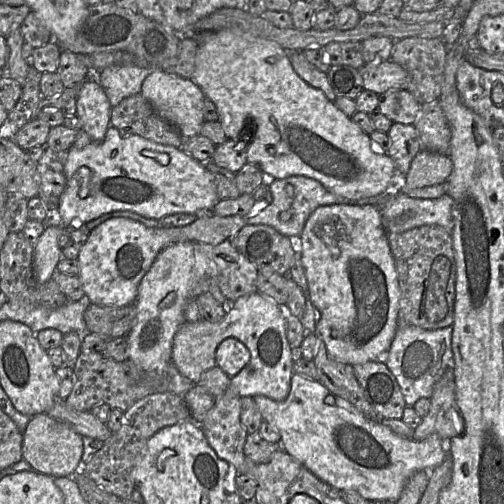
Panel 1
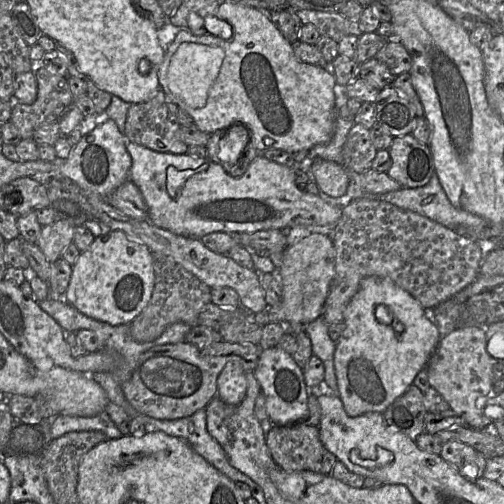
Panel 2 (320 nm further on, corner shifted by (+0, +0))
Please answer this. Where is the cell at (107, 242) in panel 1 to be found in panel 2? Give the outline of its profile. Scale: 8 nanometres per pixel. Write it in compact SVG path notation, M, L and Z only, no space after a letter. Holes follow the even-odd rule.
M110 230L106 234L102 234L94 239L92 244L80 253L73 265L70 283L65 292L67 302L74 306L78 311L93 319L109 323L111 325L131 324L131 322L142 312L149 303L155 285L155 273L153 267L152 252L144 244L133 241L129 236L121 230Z

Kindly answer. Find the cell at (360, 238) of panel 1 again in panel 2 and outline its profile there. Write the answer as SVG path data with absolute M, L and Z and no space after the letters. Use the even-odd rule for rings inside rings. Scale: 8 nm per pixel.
M369 276L362 280L357 293L344 311L343 322L345 329L336 342L334 367L337 378L337 395L343 403L345 412L351 417L368 412L383 413L413 384L419 371L427 366L441 339L429 311L391 279L379 276Z

